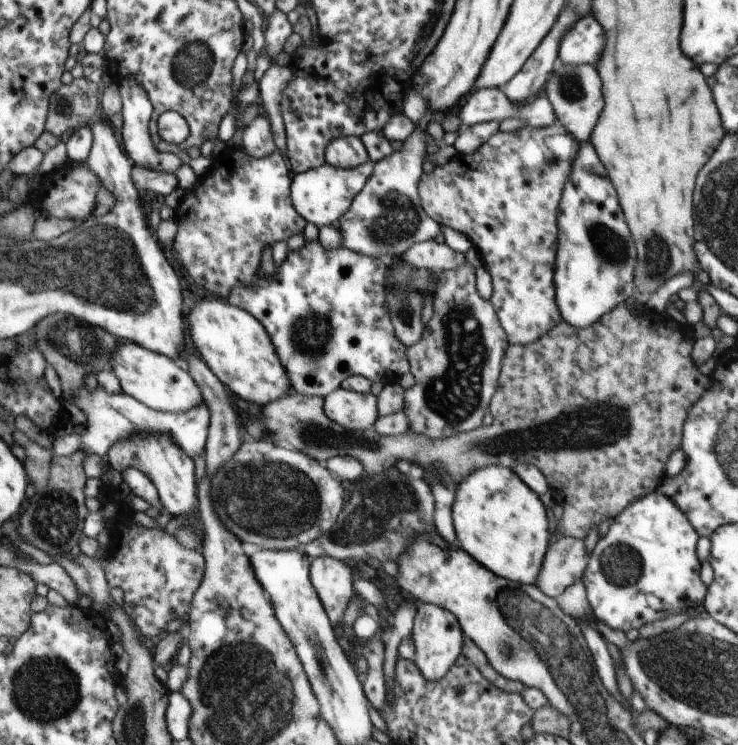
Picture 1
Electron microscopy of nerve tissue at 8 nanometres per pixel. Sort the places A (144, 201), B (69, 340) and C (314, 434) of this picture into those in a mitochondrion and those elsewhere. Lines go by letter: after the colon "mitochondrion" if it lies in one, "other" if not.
A: other
B: mitochondrion
C: mitochondrion

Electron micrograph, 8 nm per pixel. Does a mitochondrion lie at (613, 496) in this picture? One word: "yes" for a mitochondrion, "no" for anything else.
no

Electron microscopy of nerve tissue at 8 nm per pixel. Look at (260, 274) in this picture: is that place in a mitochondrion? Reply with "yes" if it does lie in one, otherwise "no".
no

